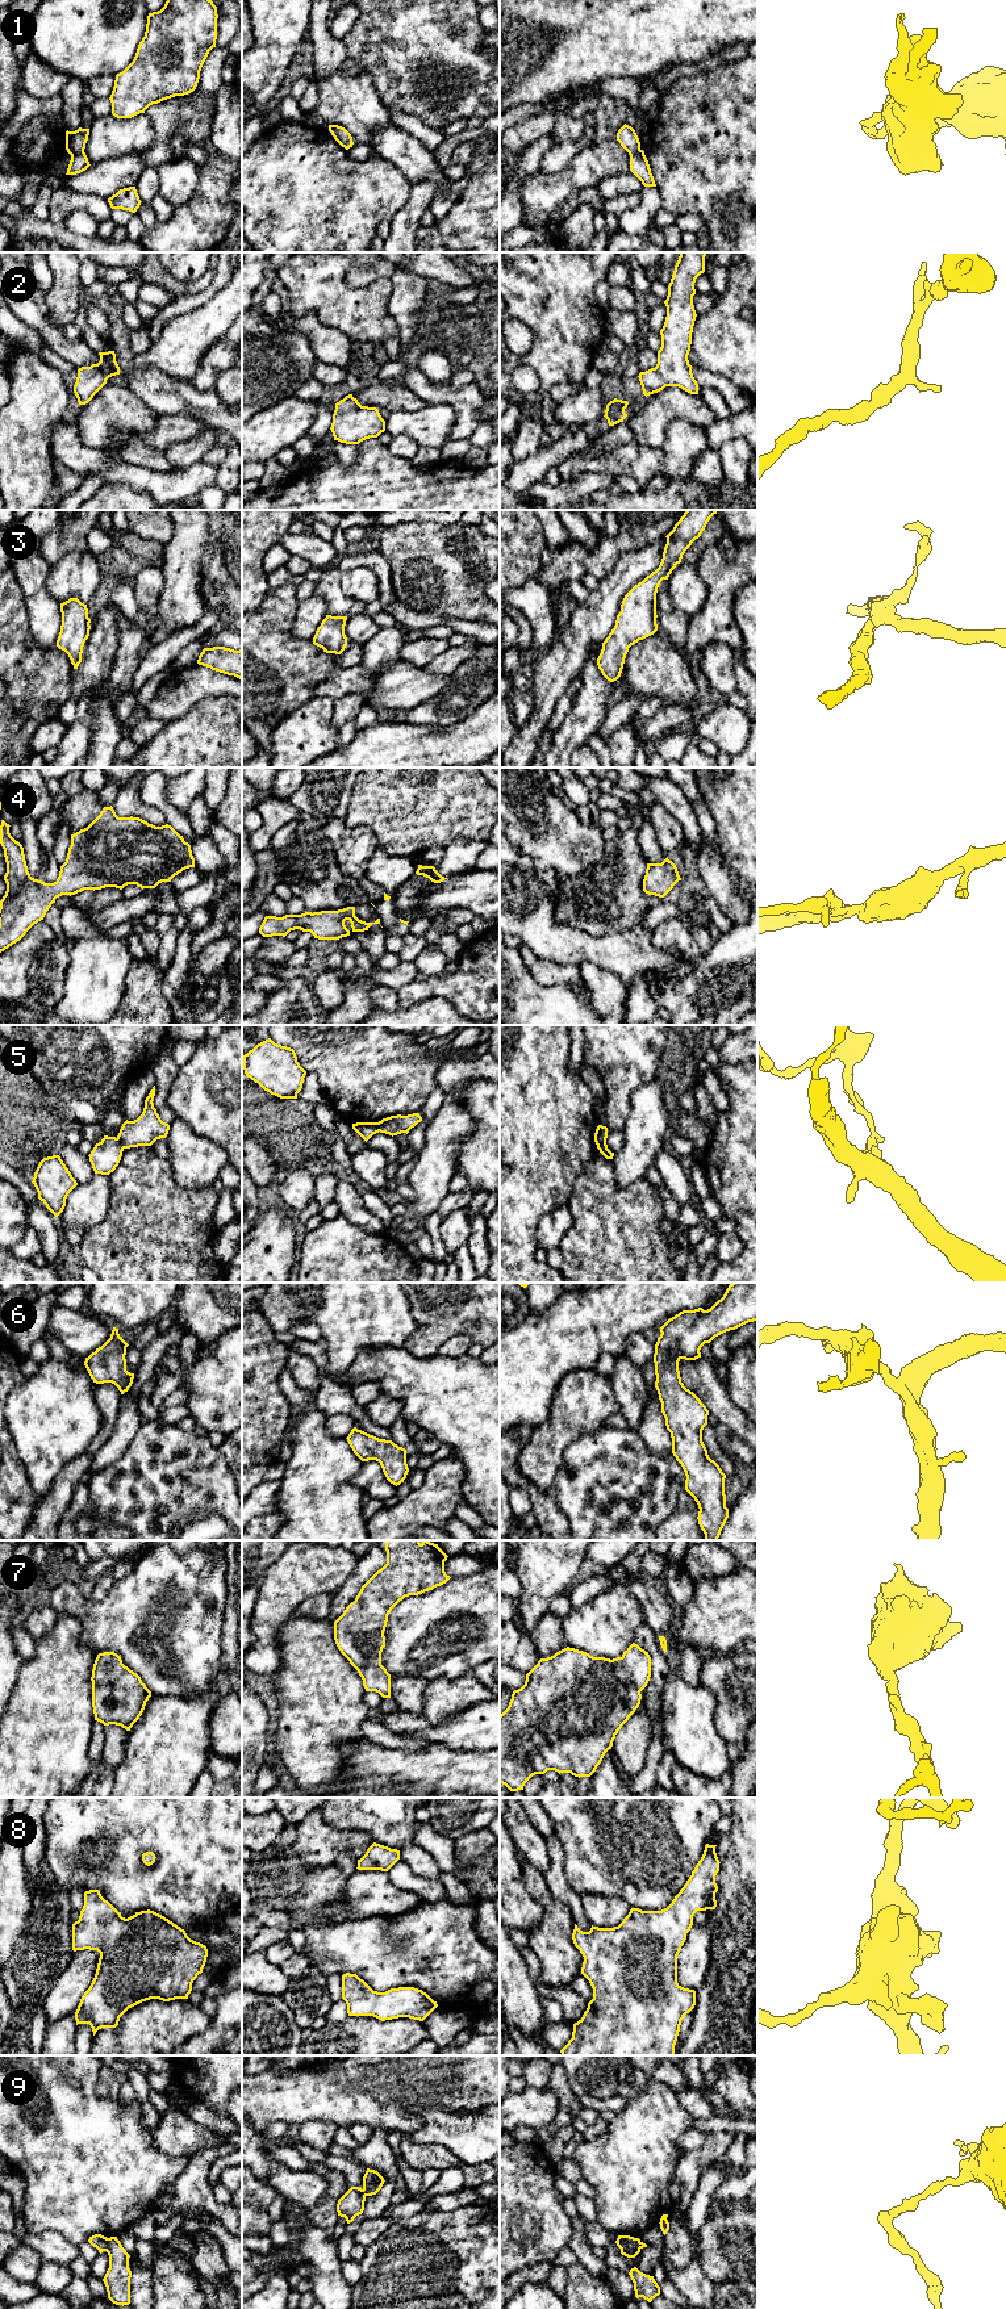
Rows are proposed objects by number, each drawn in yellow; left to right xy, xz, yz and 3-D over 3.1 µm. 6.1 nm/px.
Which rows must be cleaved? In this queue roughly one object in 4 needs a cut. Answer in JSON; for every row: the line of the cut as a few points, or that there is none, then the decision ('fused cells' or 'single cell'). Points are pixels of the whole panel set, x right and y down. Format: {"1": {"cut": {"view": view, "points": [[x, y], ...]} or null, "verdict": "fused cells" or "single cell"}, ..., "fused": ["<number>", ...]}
{"1": {"cut": {"view": "xy", "points": [[83, 150], [71, 157]]}, "verdict": "fused cells"}, "2": {"cut": null, "verdict": "single cell"}, "3": {"cut": null, "verdict": "single cell"}, "4": {"cut": null, "verdict": "single cell"}, "5": {"cut": {"view": "xy", "points": [[116, 1138], [122, 1149]]}, "verdict": "fused cells"}, "6": {"cut": null, "verdict": "single cell"}, "7": {"cut": null, "verdict": "single cell"}, "8": {"cut": null, "verdict": "single cell"}, "9": {"cut": {"view": "xy", "points": [[108, 2238], [105, 2250]]}, "verdict": "fused cells"}, "fused": ["1", "5", "9"]}

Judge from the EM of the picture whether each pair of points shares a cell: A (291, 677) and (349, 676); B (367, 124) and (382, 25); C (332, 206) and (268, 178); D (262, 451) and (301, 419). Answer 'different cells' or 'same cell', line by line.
A: different cells
B: different cells
C: same cell
D: same cell

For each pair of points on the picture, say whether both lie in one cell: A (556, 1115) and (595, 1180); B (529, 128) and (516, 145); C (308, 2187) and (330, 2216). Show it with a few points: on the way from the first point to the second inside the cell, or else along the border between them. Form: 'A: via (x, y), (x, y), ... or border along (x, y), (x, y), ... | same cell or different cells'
A: border along (597, 1149), (576, 1179), (572, 1192) | different cells
B: via (525, 132), (516, 141) | same cell
C: border along (325, 2178), (326, 2192), (314, 2205), (289, 2201) | different cells

